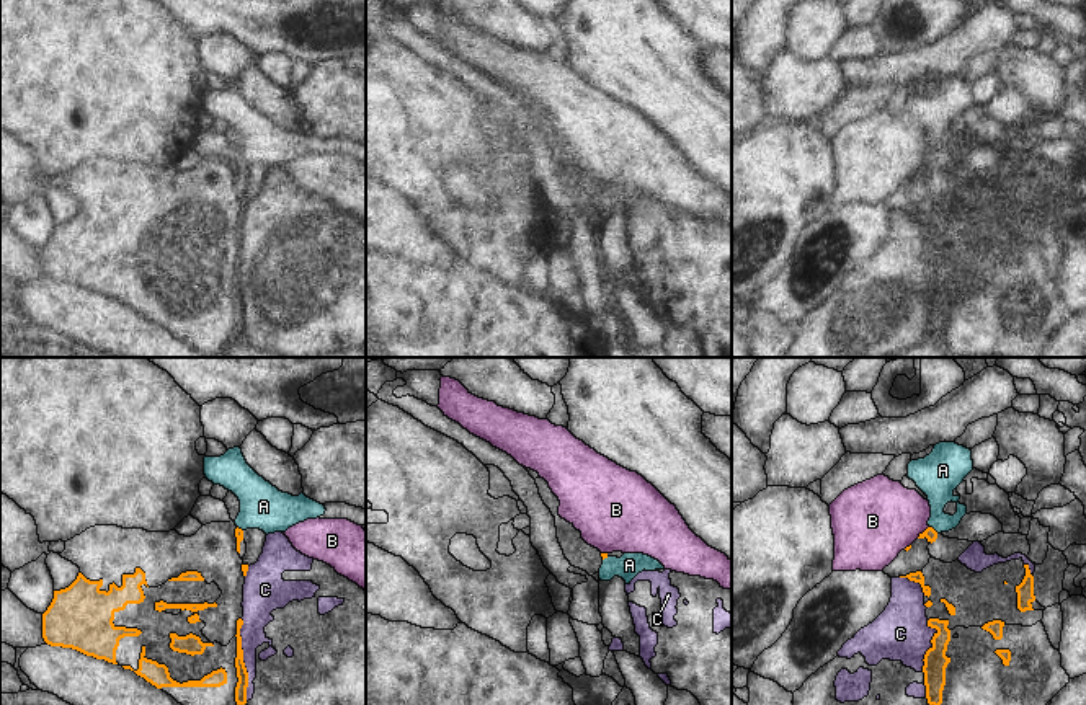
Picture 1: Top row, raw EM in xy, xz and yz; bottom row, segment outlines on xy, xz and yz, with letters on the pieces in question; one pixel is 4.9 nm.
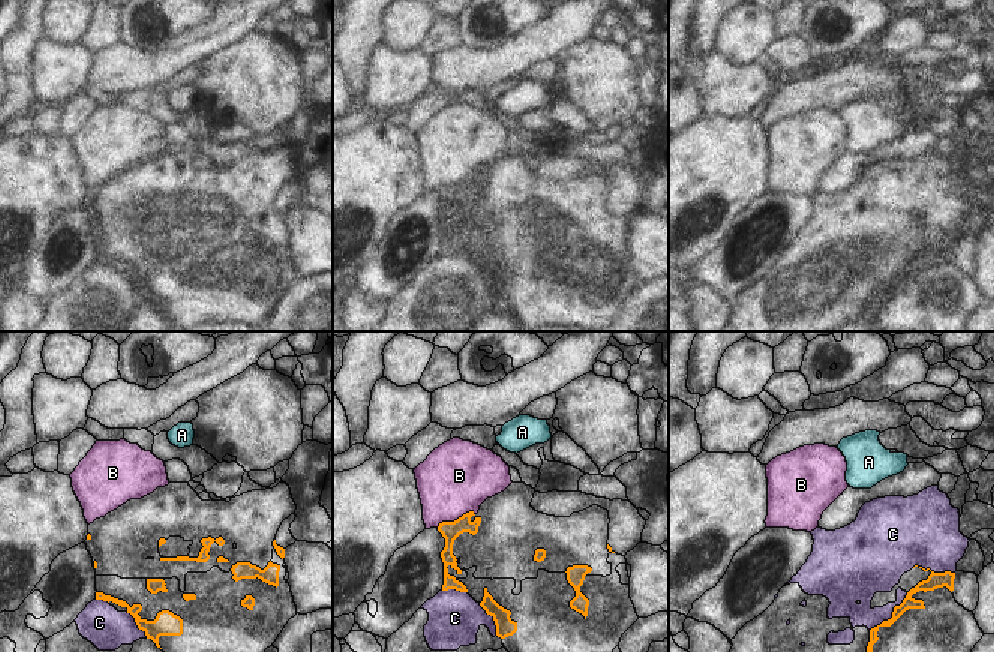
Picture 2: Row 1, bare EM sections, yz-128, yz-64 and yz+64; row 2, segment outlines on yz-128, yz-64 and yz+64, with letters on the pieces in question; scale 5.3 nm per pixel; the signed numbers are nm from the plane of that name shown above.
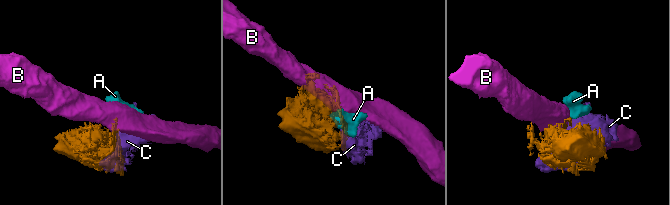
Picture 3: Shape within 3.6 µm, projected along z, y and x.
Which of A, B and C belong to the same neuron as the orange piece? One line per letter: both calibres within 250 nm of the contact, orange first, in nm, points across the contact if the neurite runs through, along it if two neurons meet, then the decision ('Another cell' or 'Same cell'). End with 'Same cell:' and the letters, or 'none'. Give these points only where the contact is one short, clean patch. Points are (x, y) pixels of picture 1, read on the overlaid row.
A: Thickness 60 nm (orange) against 200 nm. Boundary: yz (930, 526), (938, 532). Another cell
B: Thickness 60 nm (orange) against 400 nm. Boundary: yz (928, 526), (916, 537). Another cell
C: Thickness 60 nm (orange) against 140 nm. Another cell
Same cell: none.

